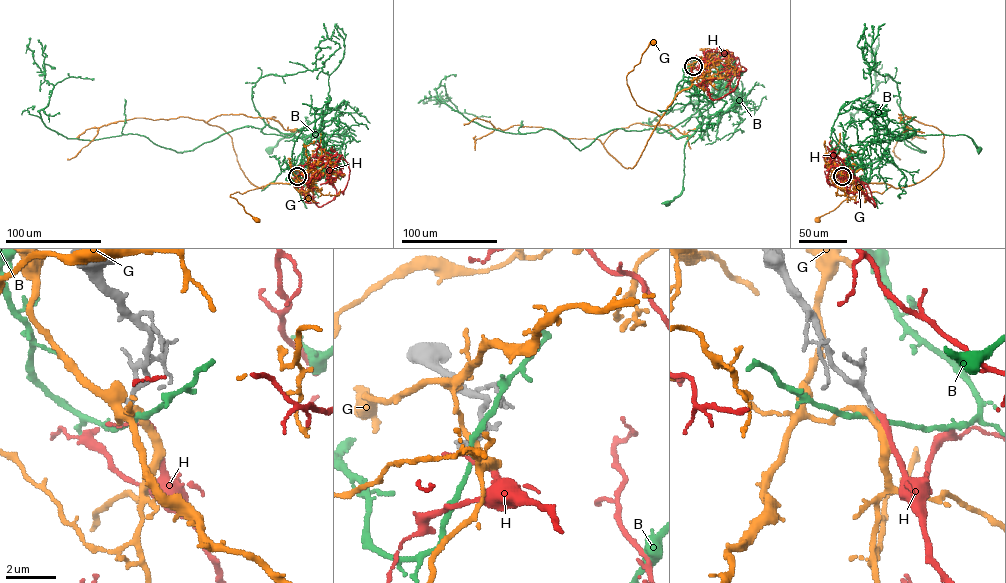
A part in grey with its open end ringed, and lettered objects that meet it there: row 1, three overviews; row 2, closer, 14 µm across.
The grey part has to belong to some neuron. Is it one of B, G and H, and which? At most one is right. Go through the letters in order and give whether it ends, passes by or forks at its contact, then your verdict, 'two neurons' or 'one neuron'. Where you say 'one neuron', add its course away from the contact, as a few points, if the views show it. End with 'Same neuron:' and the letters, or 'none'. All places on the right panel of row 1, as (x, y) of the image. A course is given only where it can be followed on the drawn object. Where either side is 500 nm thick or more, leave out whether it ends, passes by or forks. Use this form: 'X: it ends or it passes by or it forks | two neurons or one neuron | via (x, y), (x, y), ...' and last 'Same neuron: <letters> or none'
B: it passes by | two neurons
G: it passes by | two neurons
H: it passes by | one neuron | via (842, 176), (847, 189), (853, 177), (865, 183), (875, 207), (846, 191), (847, 158), (838, 159), (831, 140)
Same neuron: H

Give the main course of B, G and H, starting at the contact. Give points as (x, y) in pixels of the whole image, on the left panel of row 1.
B: (297, 176), (287, 164), (286, 169), (292, 169), (303, 161), (305, 137), (286, 135), (270, 149)
G: (297, 176), (300, 181), (311, 185), (307, 191), (299, 191), (293, 183), (270, 183), (230, 195), (257, 220)
H: (297, 176), (303, 189), (305, 177), (312, 183), (319, 207), (343, 194), (348, 163), (316, 158), (317, 140)

